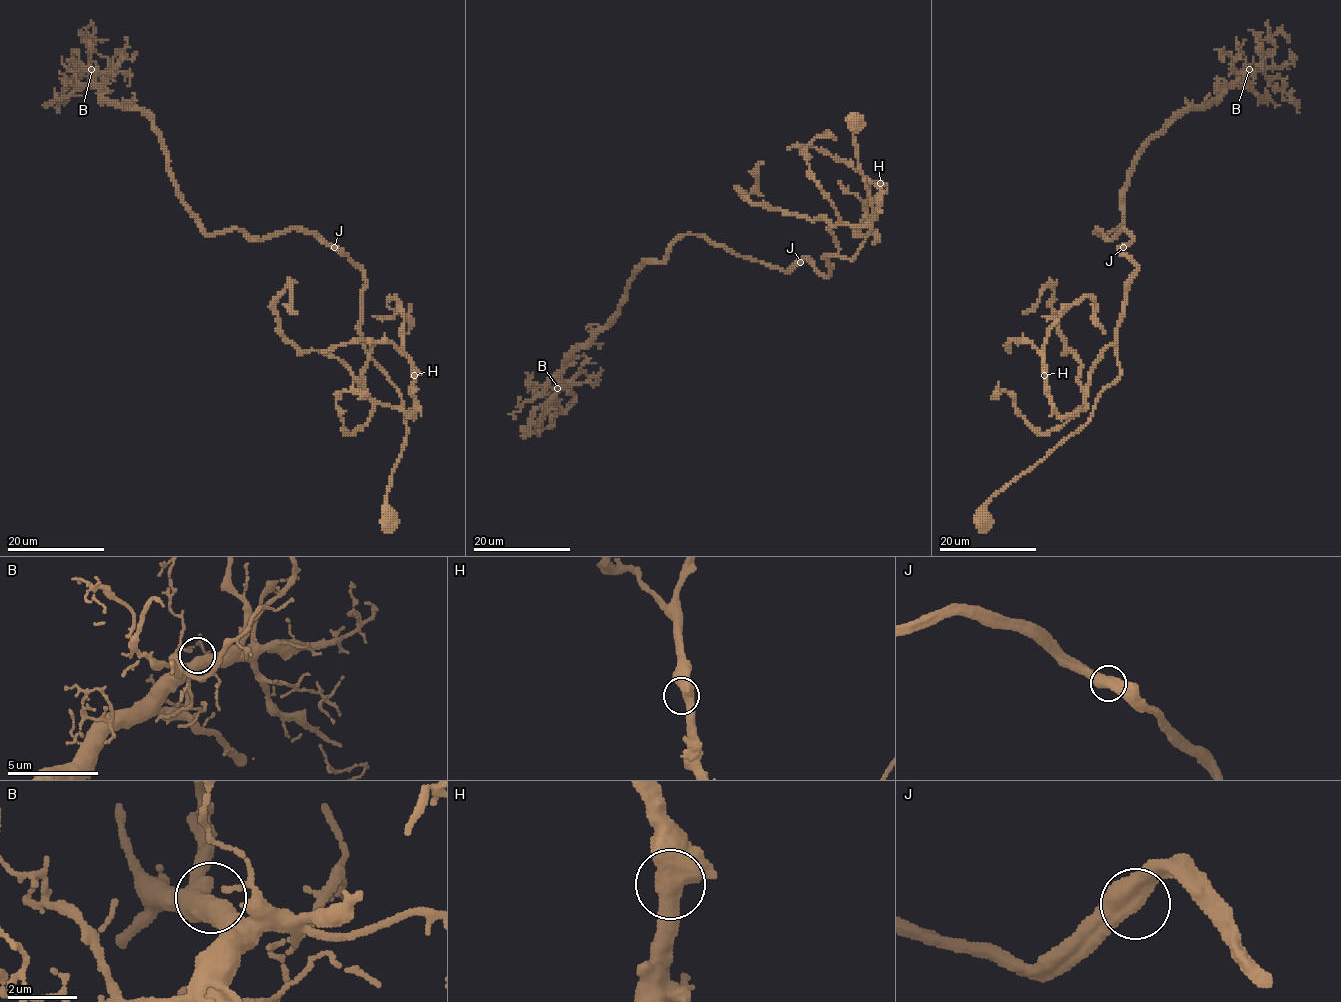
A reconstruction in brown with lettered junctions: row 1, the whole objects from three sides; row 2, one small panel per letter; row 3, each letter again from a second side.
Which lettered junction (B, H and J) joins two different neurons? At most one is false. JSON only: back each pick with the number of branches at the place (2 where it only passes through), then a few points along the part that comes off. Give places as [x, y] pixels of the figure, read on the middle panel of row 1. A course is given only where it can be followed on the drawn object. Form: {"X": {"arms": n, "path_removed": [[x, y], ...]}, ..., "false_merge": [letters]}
{"false_merge": []}

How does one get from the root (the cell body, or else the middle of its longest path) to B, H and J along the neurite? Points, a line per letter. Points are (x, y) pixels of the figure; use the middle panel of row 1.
B: (852, 120), (872, 226), (851, 259), (828, 254), (823, 276), (681, 235), (557, 388)
H: (852, 120), (872, 226), (851, 259), (830, 256), (838, 252), (830, 228), (863, 225), (881, 195), (880, 183)
J: (852, 120), (872, 226), (851, 259), (826, 257), (830, 265), (827, 276), (805, 258), (800, 262)

